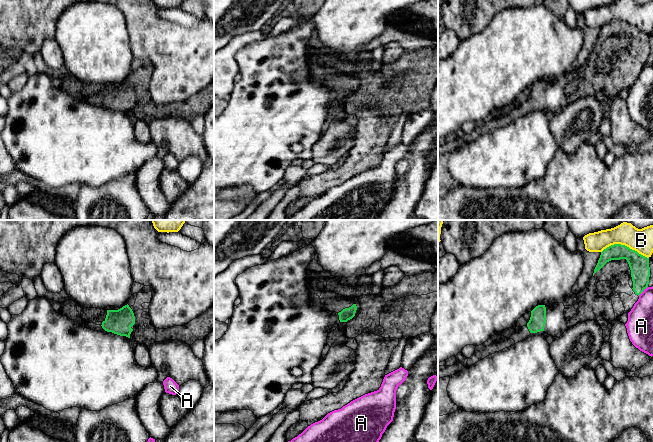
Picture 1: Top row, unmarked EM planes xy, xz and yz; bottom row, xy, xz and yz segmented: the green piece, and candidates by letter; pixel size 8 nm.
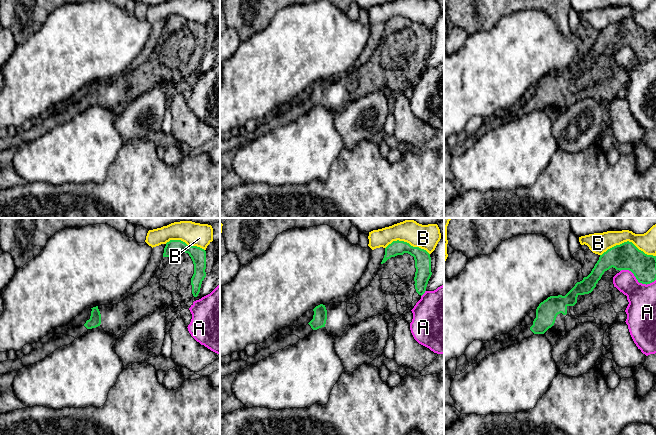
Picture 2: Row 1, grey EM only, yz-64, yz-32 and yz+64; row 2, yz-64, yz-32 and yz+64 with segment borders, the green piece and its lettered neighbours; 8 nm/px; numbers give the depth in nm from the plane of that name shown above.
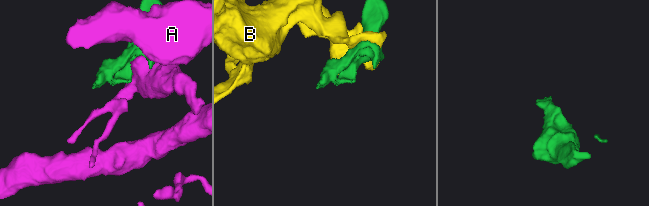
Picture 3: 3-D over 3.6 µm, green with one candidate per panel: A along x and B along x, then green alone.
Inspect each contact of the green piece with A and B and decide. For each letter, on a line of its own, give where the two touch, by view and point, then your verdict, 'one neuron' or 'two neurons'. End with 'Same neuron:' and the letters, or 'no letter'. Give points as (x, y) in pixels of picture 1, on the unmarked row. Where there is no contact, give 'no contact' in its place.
A: meets green in yz at (642, 67); two neurons
B: meets green in yz at (624, 21); two neurons
Same neuron: no letter

